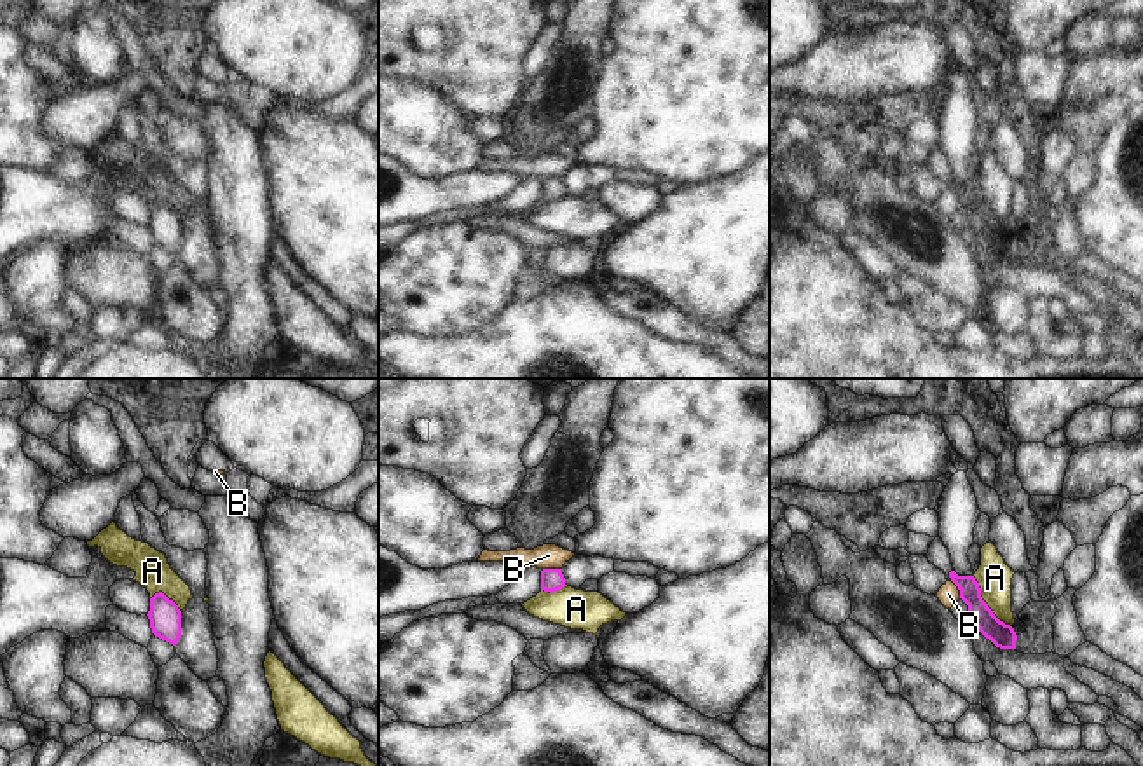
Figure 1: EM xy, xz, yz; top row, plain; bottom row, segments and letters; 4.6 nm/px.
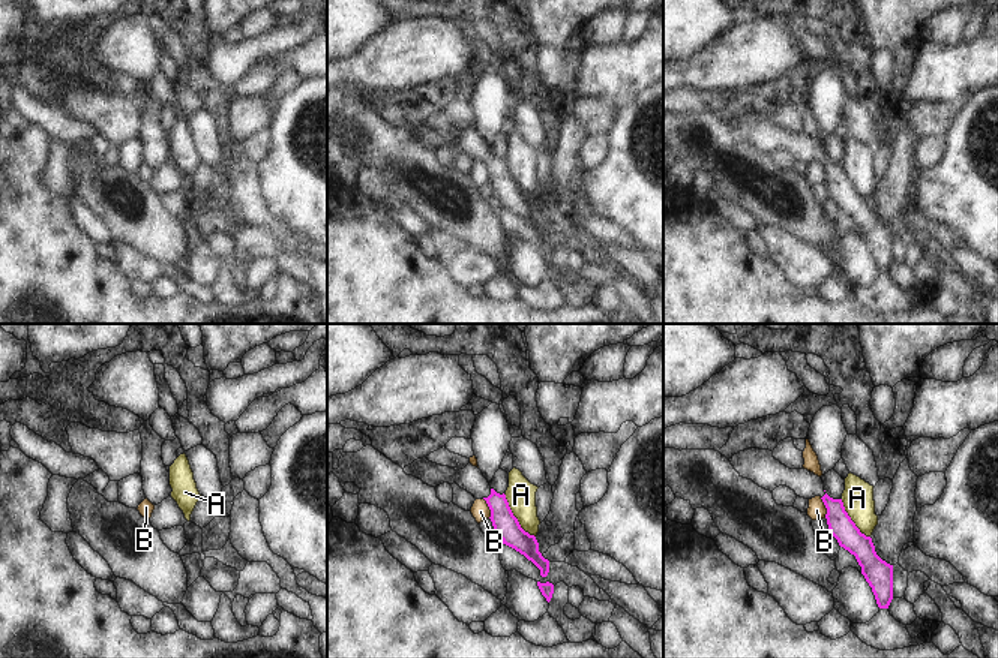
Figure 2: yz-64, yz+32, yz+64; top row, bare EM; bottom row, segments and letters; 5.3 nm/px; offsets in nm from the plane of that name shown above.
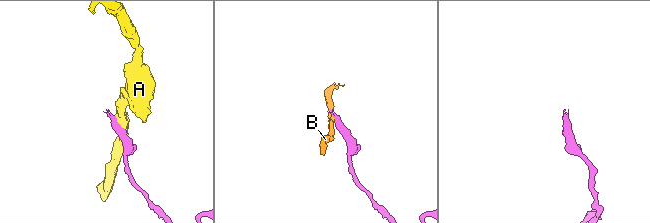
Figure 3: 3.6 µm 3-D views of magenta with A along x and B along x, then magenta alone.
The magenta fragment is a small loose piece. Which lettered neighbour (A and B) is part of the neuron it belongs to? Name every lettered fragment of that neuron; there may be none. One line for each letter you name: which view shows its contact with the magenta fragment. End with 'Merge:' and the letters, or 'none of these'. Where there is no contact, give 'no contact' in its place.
Merge: none of these

